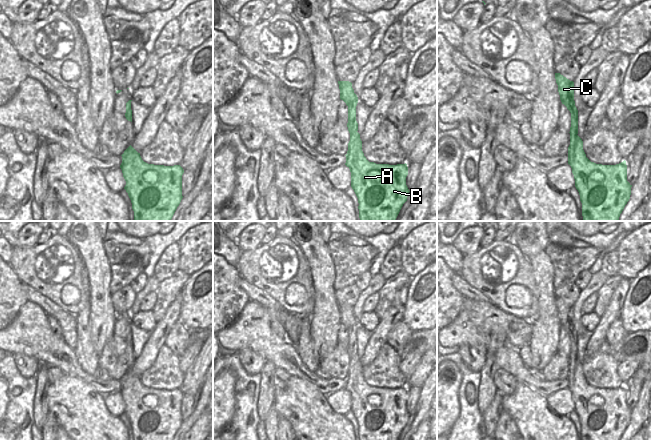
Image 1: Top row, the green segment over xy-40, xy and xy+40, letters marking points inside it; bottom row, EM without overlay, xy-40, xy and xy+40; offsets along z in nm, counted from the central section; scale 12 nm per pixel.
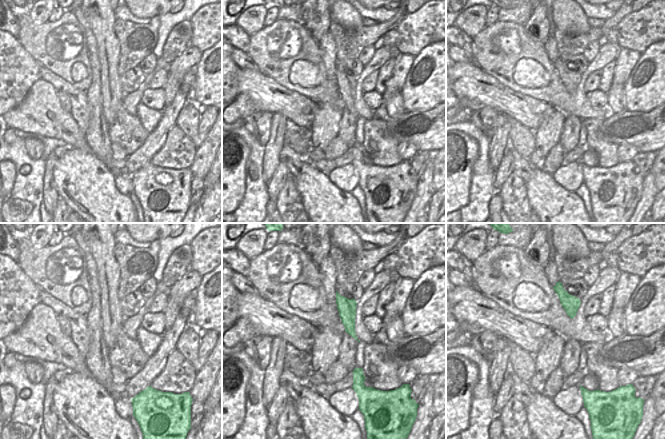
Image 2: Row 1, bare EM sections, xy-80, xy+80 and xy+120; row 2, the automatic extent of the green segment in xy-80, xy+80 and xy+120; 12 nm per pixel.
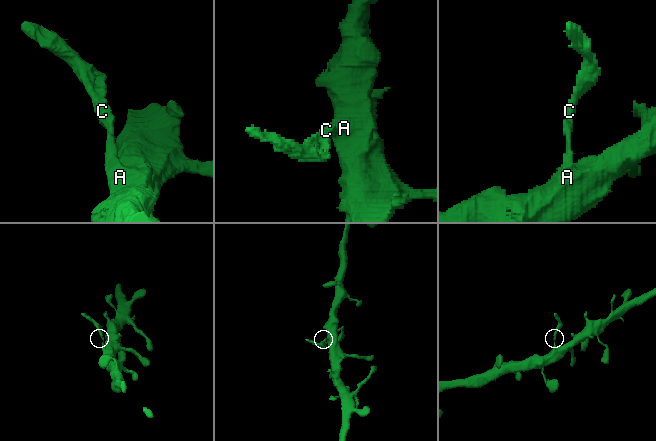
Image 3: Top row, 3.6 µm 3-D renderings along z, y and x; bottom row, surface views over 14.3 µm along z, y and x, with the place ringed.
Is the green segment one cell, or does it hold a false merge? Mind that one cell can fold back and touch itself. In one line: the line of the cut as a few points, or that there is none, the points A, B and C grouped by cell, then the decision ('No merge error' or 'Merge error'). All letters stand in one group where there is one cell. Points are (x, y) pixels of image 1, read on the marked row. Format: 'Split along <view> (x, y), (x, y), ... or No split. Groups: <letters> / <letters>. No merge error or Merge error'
Split along xy+40 (576, 134), (572, 135), (570, 139). Groups: A B / C. Merge error

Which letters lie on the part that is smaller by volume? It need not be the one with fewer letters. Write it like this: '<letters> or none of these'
C

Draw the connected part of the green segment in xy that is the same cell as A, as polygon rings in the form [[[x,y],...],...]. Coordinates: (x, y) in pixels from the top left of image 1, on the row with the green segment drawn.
[[[350,134],[345,165],[351,172],[351,187],[358,198],[360,221],[396,221],[407,201],[407,164],[369,162],[362,151],[360,134]]]

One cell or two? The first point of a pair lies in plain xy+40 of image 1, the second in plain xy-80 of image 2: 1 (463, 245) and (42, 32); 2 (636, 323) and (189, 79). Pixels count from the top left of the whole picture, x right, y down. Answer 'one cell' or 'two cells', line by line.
1: two cells
2: two cells

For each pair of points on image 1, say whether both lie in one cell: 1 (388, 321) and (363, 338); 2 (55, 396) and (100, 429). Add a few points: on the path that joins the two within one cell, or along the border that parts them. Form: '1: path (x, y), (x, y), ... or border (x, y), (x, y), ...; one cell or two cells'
1: border (372, 332), (363, 355); two cells
2: path (66, 398), (89, 421); one cell

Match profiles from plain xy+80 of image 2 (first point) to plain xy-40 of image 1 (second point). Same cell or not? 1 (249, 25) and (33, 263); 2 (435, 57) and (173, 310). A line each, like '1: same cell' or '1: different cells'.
1: different cells
2: different cells

